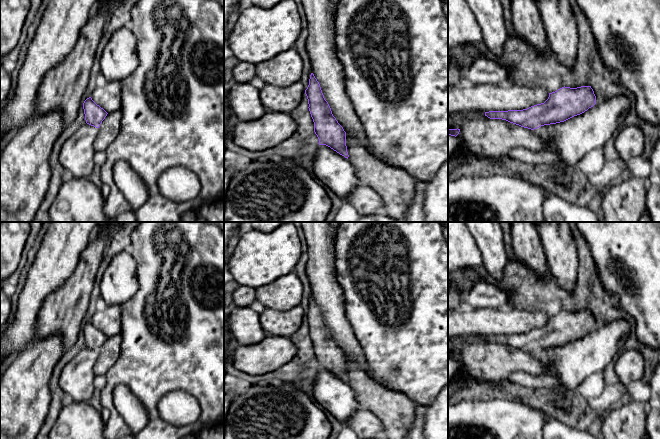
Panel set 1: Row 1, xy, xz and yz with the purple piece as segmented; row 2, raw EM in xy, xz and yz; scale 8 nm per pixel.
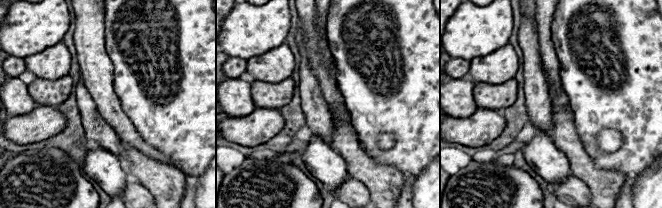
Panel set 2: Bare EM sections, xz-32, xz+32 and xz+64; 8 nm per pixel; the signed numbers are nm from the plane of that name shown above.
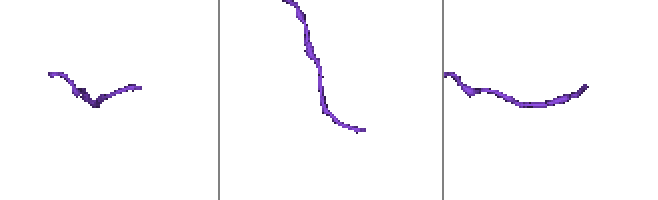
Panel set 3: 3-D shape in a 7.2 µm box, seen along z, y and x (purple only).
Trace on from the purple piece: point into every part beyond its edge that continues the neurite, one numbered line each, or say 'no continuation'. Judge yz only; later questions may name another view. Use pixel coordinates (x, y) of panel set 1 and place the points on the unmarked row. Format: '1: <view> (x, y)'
1: yz (467, 321)

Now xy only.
1: xy (109, 321)

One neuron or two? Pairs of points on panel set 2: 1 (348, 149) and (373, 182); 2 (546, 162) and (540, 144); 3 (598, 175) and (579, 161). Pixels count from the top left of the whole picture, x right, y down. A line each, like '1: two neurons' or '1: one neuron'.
1: one neuron
2: one neuron
3: one neuron

